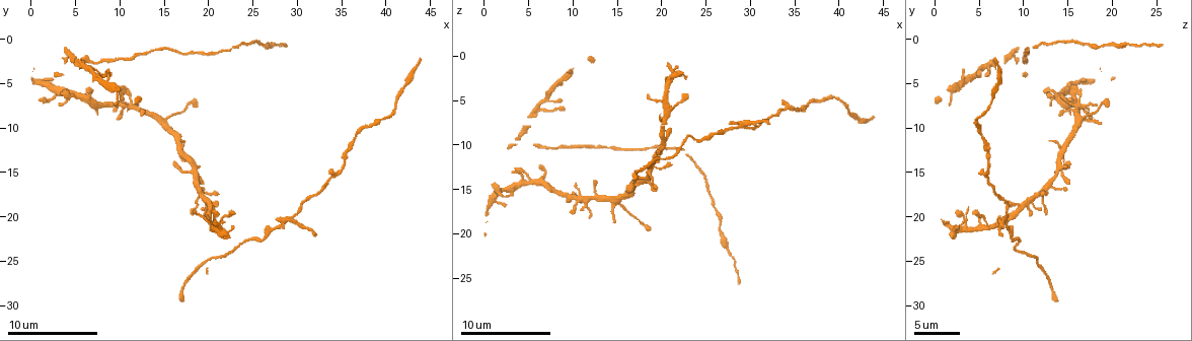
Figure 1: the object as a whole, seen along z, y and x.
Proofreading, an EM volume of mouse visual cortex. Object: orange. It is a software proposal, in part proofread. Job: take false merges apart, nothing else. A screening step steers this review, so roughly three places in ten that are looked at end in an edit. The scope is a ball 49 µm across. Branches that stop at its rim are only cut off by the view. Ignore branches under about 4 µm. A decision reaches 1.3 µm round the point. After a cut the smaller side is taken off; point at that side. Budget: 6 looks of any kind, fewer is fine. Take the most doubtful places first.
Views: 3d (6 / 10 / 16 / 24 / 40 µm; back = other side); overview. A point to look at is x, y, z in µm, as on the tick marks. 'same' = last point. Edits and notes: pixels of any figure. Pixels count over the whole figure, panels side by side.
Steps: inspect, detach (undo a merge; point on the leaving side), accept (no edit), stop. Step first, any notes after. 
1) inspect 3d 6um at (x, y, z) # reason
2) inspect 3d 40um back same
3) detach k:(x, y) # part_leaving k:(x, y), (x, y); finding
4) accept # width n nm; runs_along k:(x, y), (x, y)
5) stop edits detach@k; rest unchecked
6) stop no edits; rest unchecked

inspect 3d 10um at (29.6, 20.4, 7.6) # arms run side by side

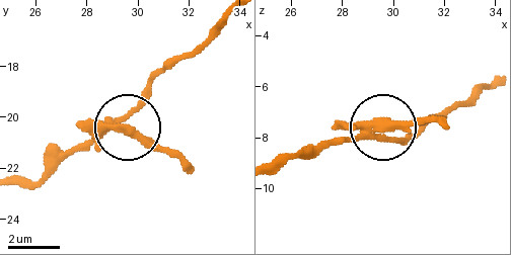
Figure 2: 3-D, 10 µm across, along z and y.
inspect 3d 10um back at (29.7, 20.5, 7.7) # from behind

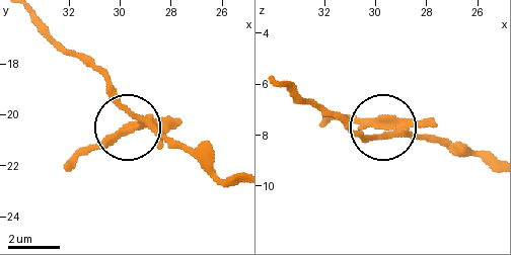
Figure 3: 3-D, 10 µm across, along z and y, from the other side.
detach 3:(116, 142) # part_leaving 3:(145, 118), (88, 145), (64, 167); a second neuron is stuck on

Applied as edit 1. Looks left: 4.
inspect 3d 10um at (6.4, 6.4, 13.8) # arms run side by side

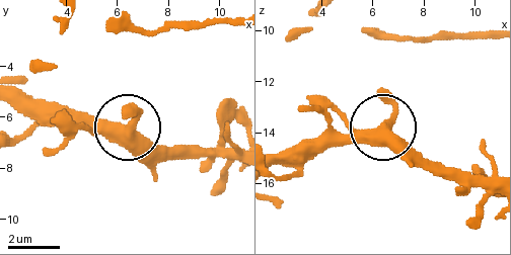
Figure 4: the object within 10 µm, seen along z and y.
inspect 3d 10um back at (6.3, 6.6, 13.9) # other side

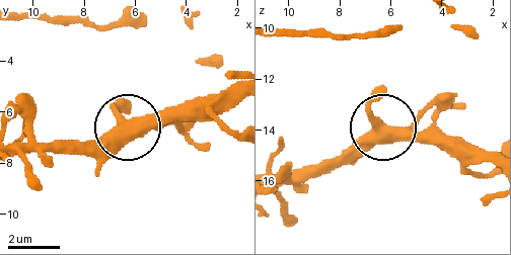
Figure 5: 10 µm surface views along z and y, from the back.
accept # side_arm 24 um; one neuron here

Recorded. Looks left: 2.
inspect 3d 10um at (14.8, 9.2, 16.4) # three-way junction

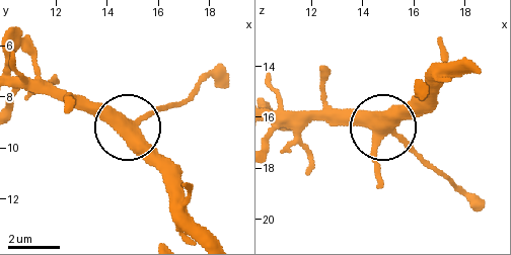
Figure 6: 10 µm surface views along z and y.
accept # width 340 nm; runs_along 6:(155, 168), (152, 150), (133, 126), (172, 106); one neuron here

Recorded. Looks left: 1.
stop edits detach@3; rest unchecked

